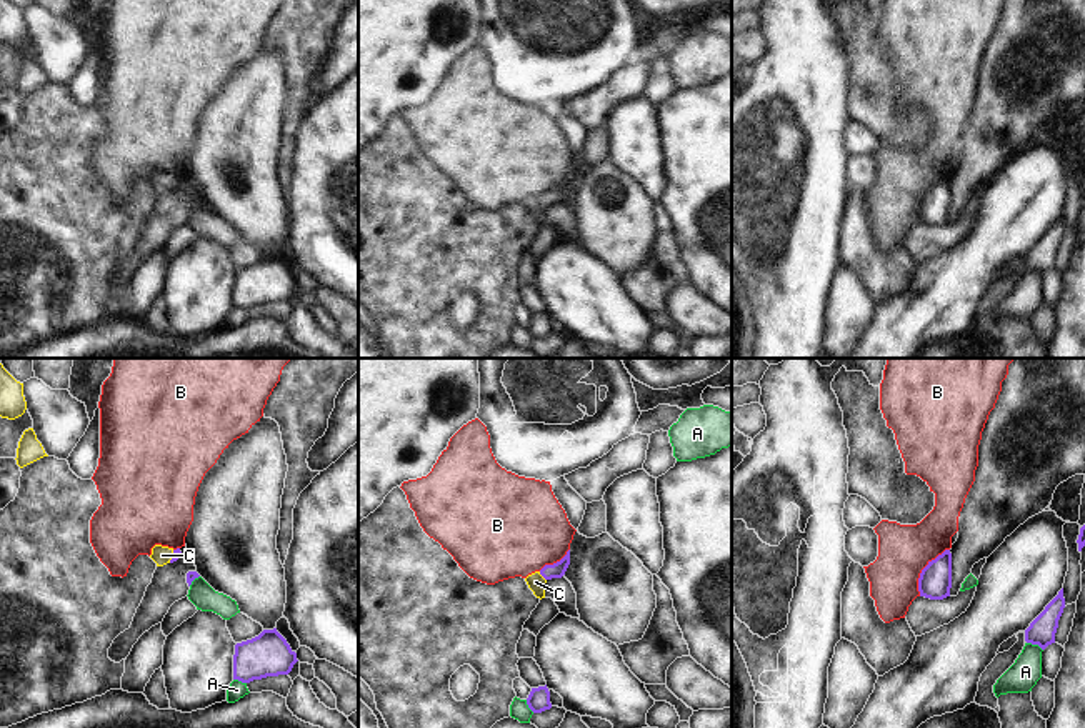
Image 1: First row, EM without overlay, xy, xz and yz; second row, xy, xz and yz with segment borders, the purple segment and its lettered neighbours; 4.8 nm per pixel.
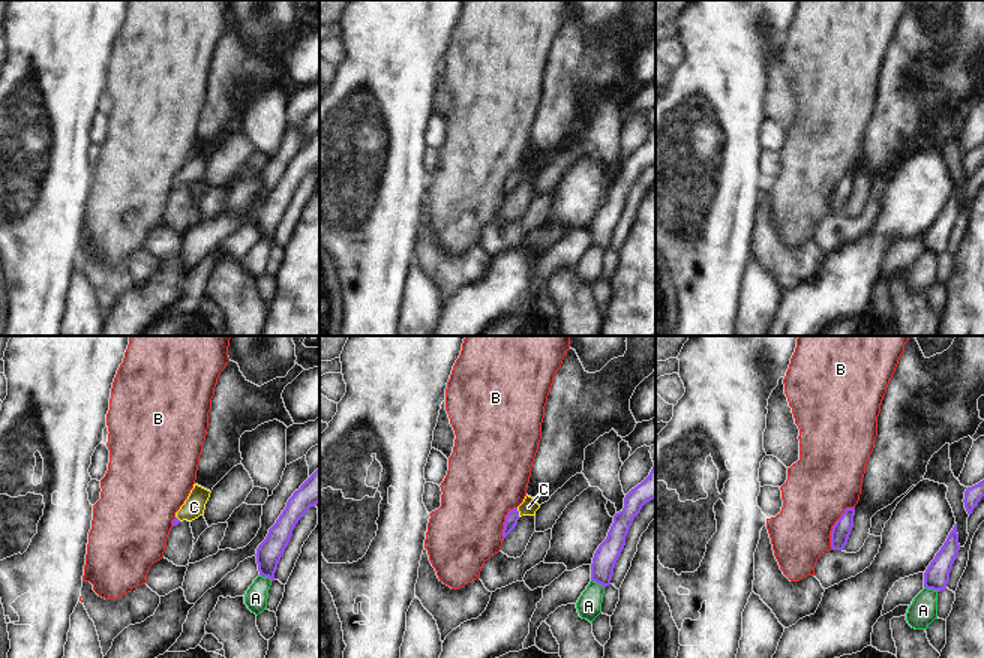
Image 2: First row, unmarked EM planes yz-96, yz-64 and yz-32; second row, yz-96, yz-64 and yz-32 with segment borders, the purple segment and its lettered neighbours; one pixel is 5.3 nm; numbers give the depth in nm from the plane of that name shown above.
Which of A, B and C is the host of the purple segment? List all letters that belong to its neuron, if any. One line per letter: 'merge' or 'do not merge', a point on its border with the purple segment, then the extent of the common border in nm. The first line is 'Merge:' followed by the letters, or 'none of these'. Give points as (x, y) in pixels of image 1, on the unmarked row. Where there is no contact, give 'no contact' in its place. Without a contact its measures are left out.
Merge: C
A: do not merge; meets purple in yz at (1035, 270); contact 90 nm long
B: do not merge; meets purple in yz at (922, 197); contact 280 nm long
C: merge; meets purple in xz at (542, 202); contact 60 nm long

